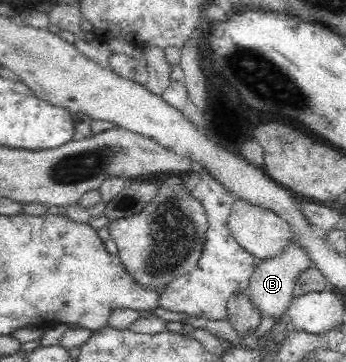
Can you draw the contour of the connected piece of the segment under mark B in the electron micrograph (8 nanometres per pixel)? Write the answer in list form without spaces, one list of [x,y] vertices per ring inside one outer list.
[[[292,242],[288,246],[288,251],[282,257],[257,262],[256,270],[249,278],[249,287],[246,293],[253,307],[262,316],[260,324],[254,332],[254,335],[259,340],[263,340],[262,336],[270,331],[275,321],[280,320],[284,316],[294,297],[294,288],[296,288],[298,278],[311,265],[311,260],[308,259],[308,255],[295,242]]]

